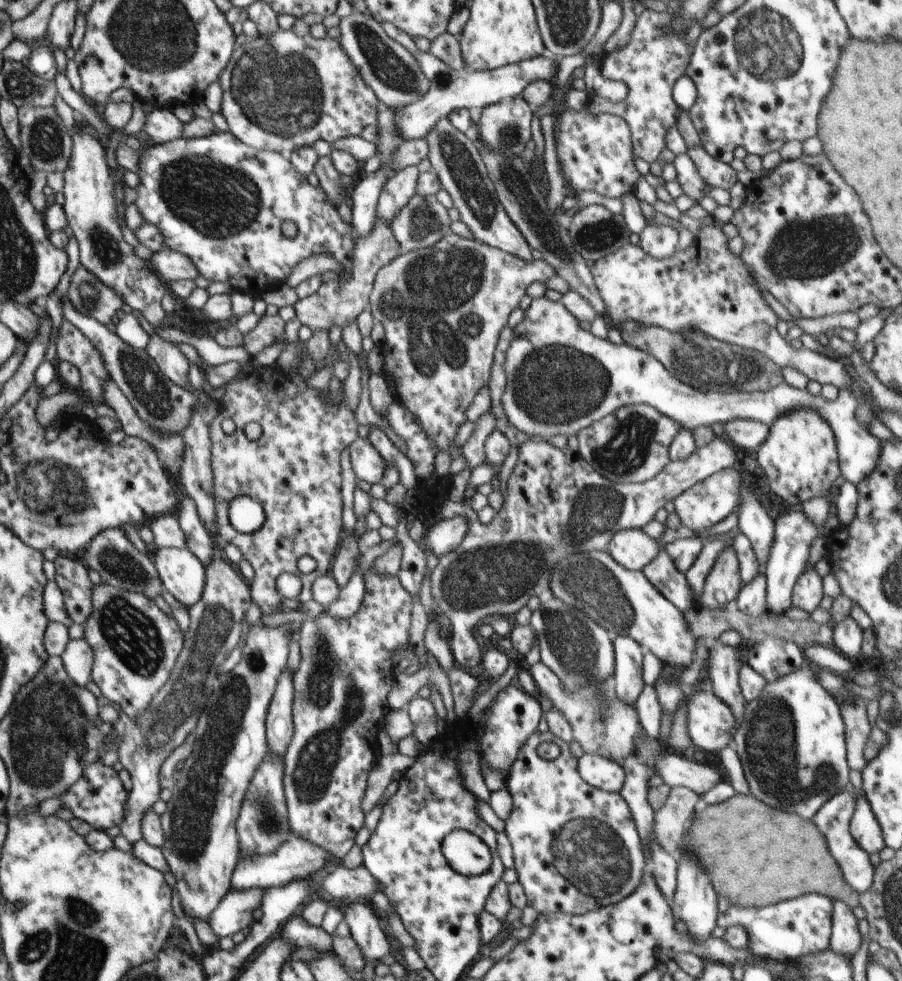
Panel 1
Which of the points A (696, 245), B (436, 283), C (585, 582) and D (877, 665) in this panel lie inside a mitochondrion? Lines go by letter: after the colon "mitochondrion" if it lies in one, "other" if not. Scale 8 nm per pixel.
A: other
B: mitochondrion
C: mitochondrion
D: other

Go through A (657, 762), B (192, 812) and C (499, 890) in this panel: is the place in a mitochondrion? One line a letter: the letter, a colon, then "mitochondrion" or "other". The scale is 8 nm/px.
A: other
B: mitochondrion
C: other

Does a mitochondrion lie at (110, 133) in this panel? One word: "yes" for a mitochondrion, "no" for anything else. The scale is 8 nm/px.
no

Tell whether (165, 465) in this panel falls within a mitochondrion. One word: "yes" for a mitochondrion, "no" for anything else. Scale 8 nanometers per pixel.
no

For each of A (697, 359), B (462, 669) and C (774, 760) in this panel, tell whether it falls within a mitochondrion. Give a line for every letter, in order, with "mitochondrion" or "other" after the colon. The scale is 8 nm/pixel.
A: mitochondrion
B: other
C: mitochondrion

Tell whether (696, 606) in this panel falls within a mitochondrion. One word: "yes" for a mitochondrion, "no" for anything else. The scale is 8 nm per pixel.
no

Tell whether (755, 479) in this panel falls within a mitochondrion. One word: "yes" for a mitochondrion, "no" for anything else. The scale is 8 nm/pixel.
no

